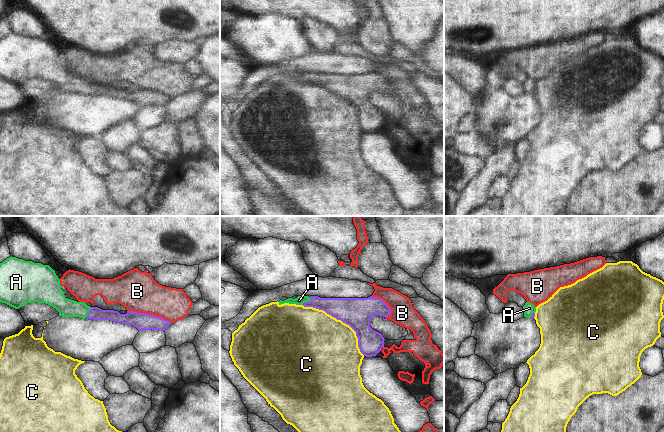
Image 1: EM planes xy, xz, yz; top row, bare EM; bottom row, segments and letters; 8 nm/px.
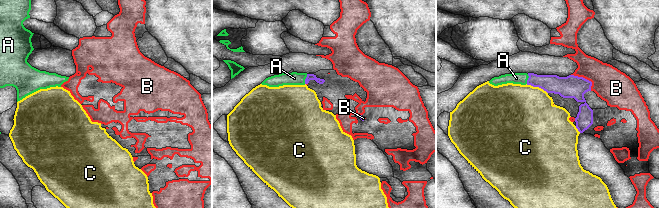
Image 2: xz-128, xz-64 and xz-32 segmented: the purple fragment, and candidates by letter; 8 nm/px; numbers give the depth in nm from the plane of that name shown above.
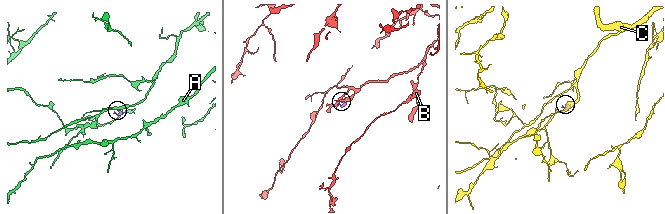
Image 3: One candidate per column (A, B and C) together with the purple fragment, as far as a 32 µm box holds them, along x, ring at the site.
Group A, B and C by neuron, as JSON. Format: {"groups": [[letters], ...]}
{"groups": [["A"], ["B"], ["C"]]}

